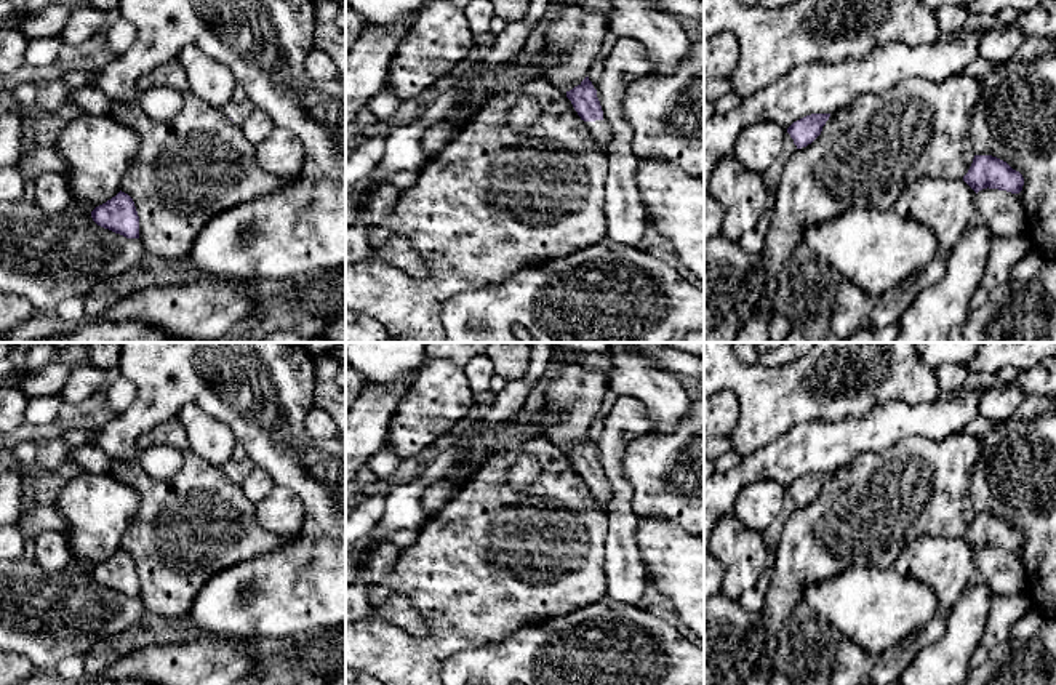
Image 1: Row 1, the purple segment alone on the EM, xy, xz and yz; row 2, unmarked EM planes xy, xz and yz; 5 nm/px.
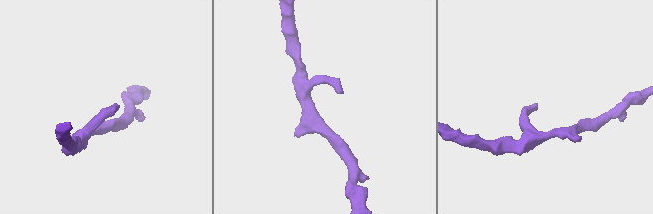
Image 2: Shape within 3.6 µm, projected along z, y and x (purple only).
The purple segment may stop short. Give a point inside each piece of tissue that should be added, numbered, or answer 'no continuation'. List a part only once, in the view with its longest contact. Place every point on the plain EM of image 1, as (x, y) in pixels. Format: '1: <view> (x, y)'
1: xz (600, 488)

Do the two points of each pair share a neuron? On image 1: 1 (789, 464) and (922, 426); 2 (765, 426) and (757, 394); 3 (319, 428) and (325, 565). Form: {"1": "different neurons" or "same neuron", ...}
{"1": "same neuron", "2": "same neuron", "3": "different neurons"}

